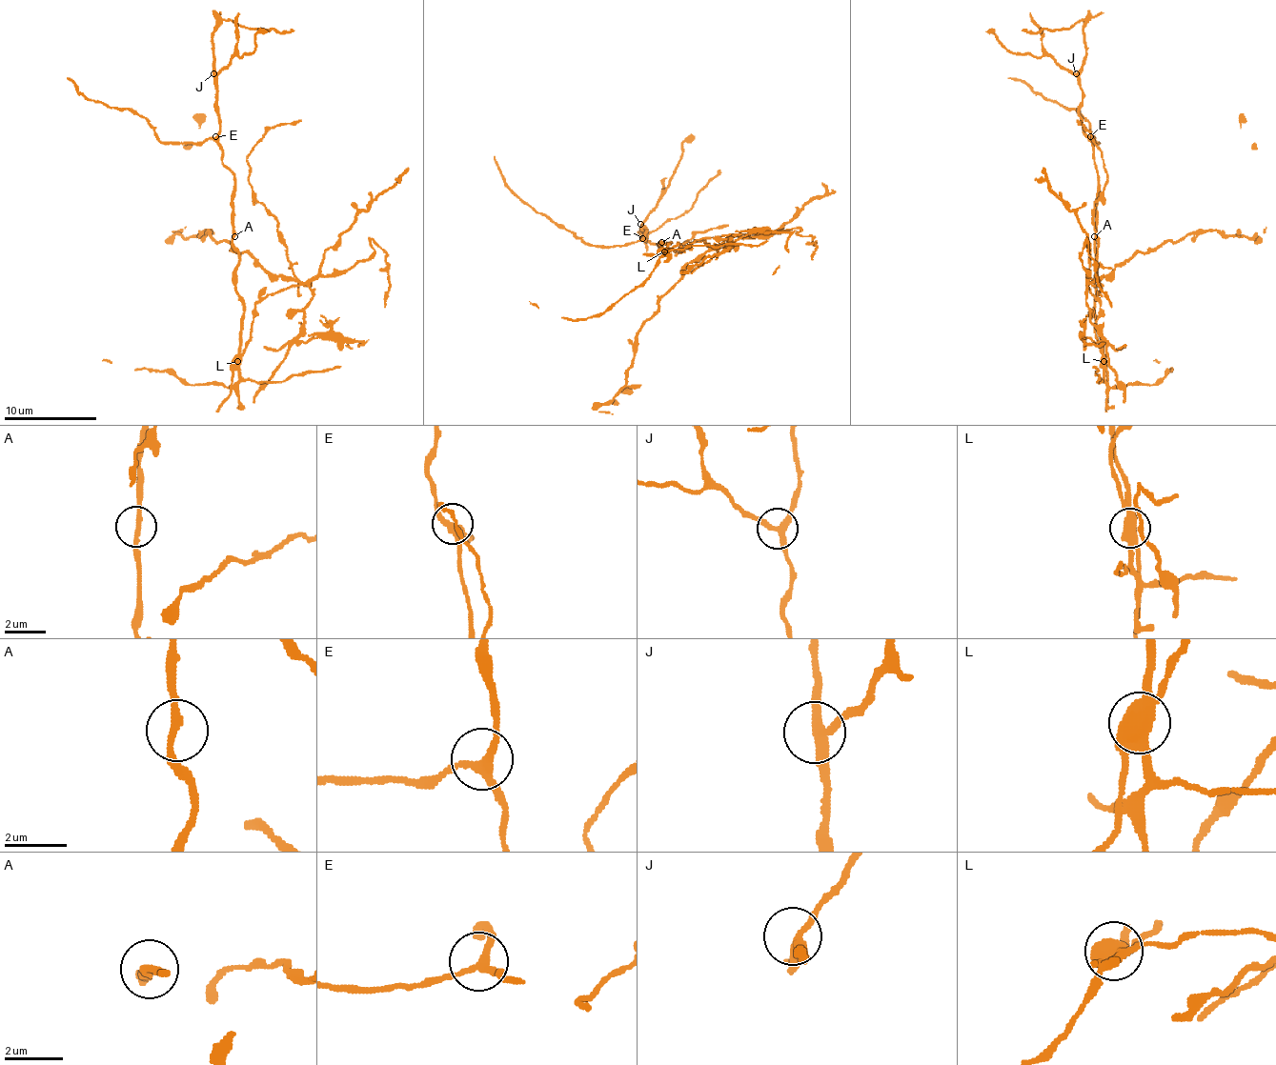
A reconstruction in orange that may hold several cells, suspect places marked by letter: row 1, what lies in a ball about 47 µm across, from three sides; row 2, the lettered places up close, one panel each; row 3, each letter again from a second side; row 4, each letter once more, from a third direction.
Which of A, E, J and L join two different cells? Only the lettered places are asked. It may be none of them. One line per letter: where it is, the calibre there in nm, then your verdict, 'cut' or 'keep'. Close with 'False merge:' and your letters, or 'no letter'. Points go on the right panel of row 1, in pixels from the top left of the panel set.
A: (1094, 236) | 240 nm | keep
E: (1090, 136) | 240 nm | keep
J: (1076, 73) | 280 nm | keep
L: (1103, 361) | 500 nm | cut
False merge: L

